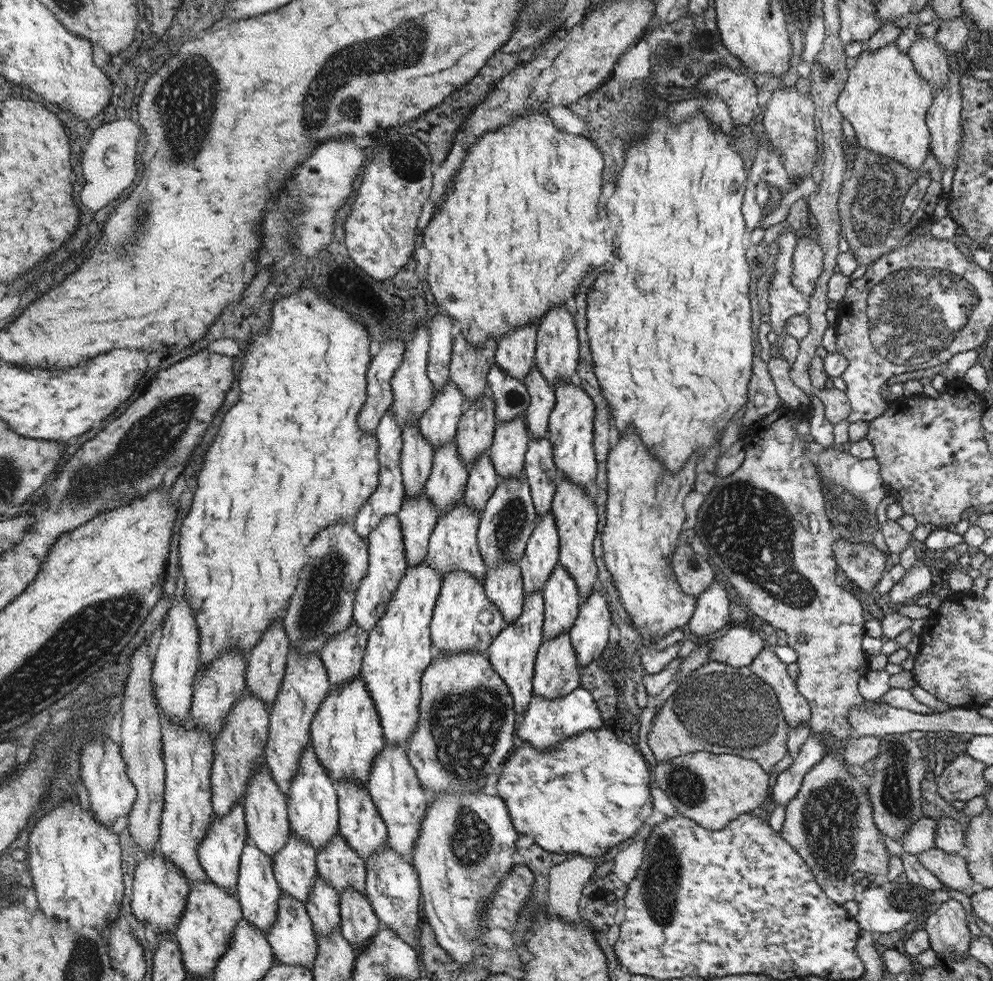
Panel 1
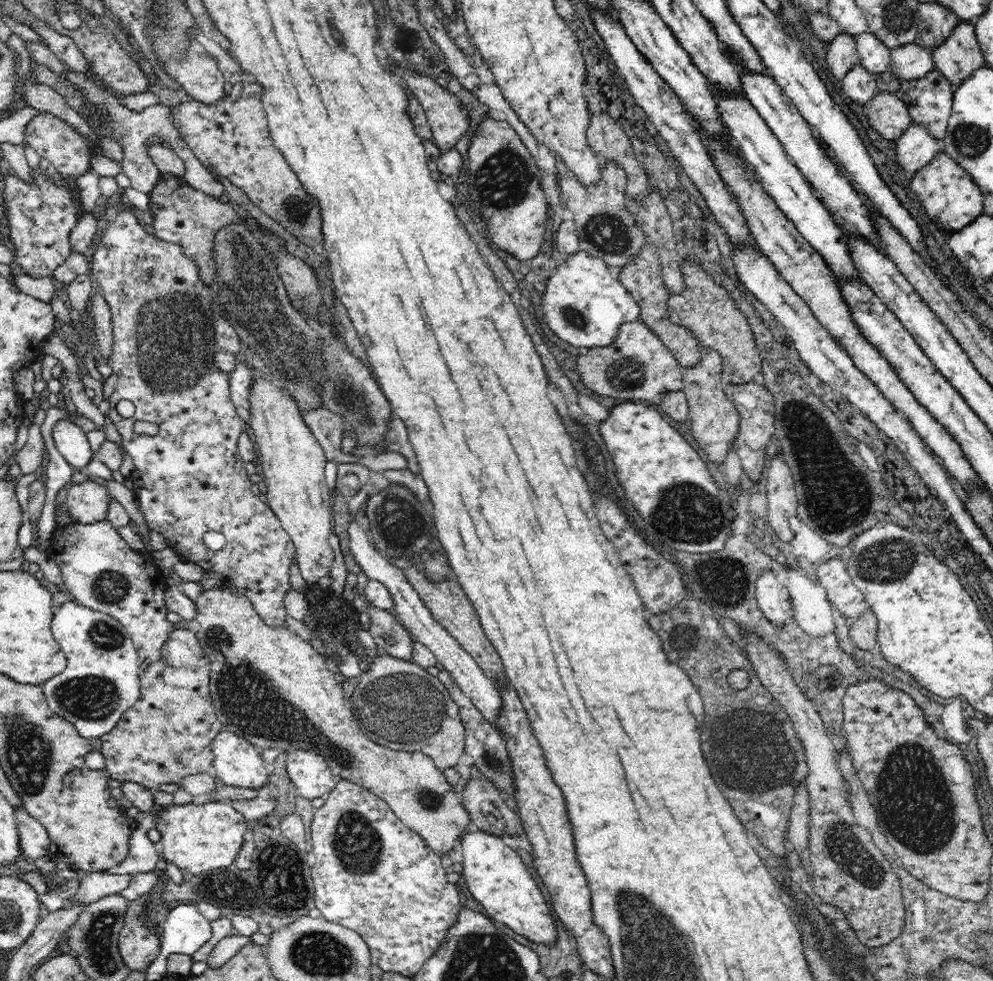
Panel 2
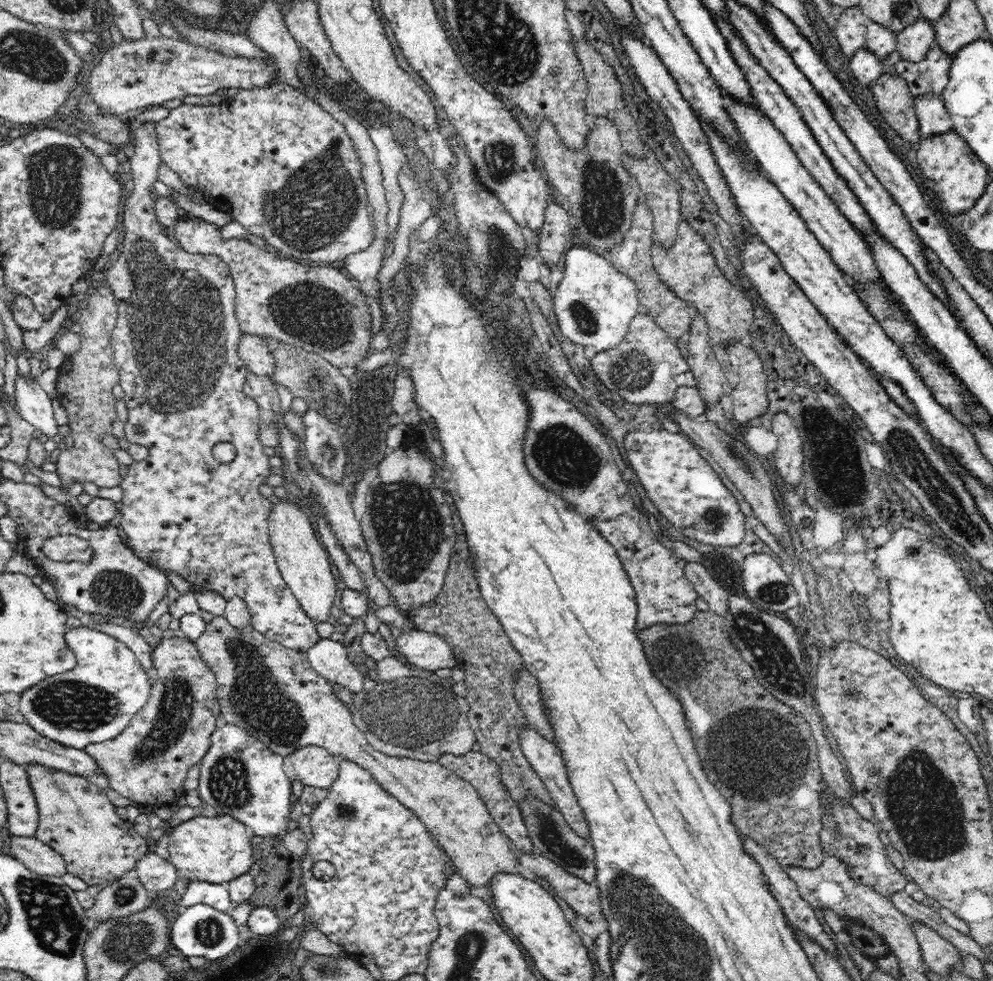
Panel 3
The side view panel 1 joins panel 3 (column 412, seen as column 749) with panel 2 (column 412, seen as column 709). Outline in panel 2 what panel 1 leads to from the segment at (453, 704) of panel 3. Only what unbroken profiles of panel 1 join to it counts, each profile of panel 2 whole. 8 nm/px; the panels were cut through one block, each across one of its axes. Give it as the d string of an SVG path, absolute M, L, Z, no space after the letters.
M374 654L366 670L360 672L358 688L348 702L362 732L376 744L396 752L426 754L440 770L458 766L460 756L466 754L466 726L458 704L438 678L410 660Z

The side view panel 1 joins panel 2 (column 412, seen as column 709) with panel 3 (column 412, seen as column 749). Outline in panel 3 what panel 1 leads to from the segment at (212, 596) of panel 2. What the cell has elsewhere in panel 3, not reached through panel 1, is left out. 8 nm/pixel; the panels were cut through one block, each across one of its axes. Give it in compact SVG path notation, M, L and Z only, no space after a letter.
M216 616L206 626L206 632L196 640L196 650L200 652L200 658L204 660L204 664L208 664L208 668L216 676L216 682L218 682L216 696L218 696L218 704L222 710L222 718L228 724L250 732L250 736L256 736L274 754L280 754L280 756L290 756L292 752L302 750L306 746L322 746L334 758L338 760L346 758L350 762L356 762L364 770L368 770L374 776L374 780L378 780L378 784L386 790L386 794L396 798L402 806L412 810L426 824L426 828L434 834L434 838L440 840L440 846L448 854L452 866L456 866L458 874L462 874L470 886L484 888L488 886L488 880L494 878L498 872L518 874L518 864L522 862L516 850L512 848L512 842L504 834L504 830L490 816L488 806L480 798L478 790L470 782L456 776L452 770L440 766L438 762L418 762L412 758L394 758L394 756L388 756L376 750L372 744L368 744L366 736L356 728L354 714L342 702L334 698L330 684L324 680L320 672L312 668L306 654L288 650L272 642L264 634L256 632L252 626L244 630L232 628L224 616L222 618Z

